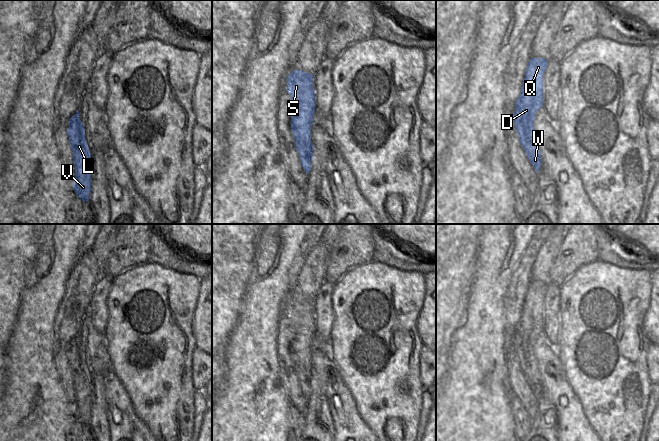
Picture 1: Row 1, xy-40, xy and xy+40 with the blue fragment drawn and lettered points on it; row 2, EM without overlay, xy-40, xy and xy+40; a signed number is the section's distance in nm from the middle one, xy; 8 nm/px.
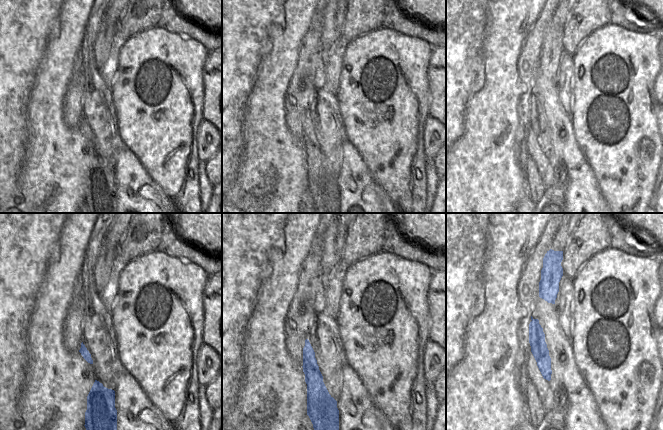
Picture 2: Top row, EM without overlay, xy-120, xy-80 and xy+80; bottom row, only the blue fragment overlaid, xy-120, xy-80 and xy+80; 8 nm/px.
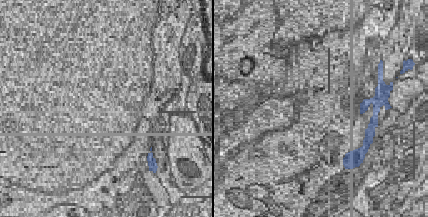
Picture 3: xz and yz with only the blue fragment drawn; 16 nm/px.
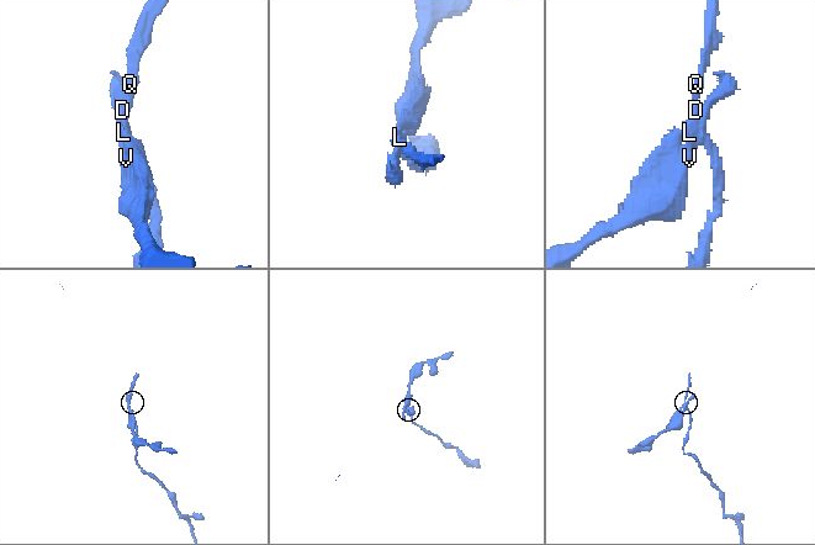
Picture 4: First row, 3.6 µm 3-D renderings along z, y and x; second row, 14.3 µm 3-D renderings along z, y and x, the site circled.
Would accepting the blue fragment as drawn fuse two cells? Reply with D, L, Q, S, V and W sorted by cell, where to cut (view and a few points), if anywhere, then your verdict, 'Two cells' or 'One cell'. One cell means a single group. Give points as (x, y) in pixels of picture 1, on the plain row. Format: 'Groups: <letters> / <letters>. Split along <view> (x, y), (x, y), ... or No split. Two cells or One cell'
Groups: D L Q S V / W. Split along xy+40 (525, 355), (529, 360), (523, 370). Two cells

